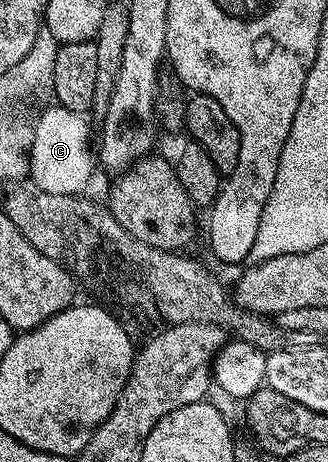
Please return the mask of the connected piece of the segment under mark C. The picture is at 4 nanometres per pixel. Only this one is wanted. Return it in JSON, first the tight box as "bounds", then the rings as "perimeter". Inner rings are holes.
{"bounds":[29,104,96,195],"perimeter":[[[50,104],[33,123],[29,177],[33,182],[52,195],[81,195],[90,182],[96,167],[94,152],[88,149],[90,128],[83,113],[66,110]]]}

